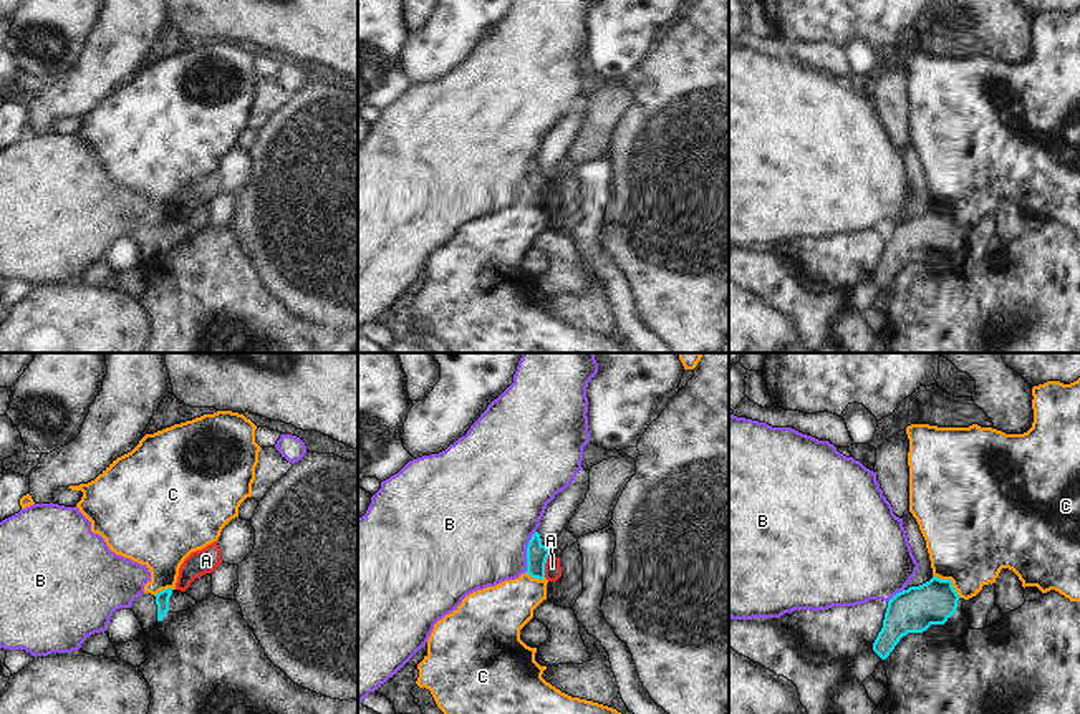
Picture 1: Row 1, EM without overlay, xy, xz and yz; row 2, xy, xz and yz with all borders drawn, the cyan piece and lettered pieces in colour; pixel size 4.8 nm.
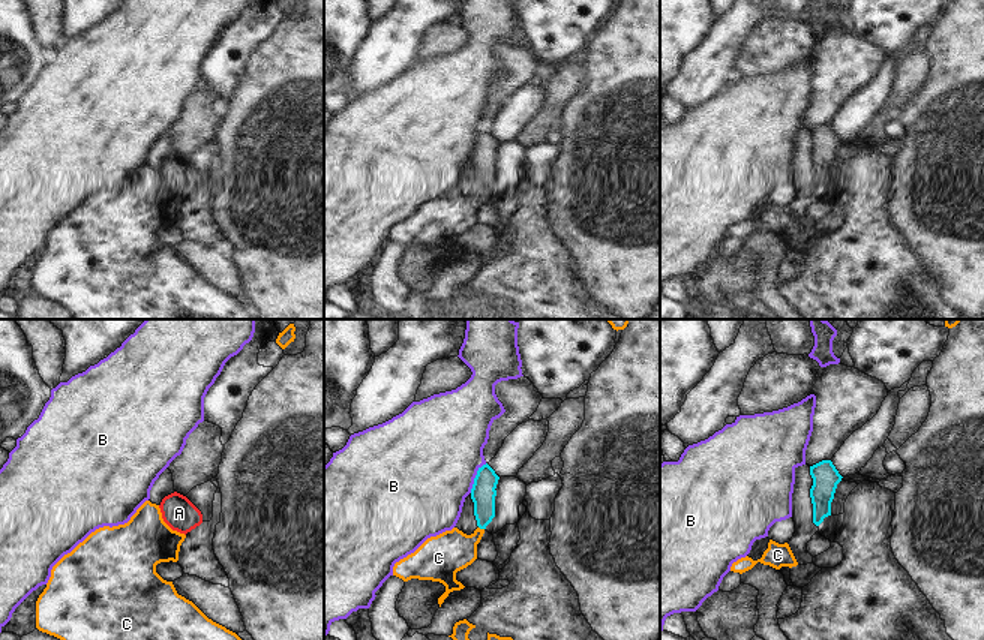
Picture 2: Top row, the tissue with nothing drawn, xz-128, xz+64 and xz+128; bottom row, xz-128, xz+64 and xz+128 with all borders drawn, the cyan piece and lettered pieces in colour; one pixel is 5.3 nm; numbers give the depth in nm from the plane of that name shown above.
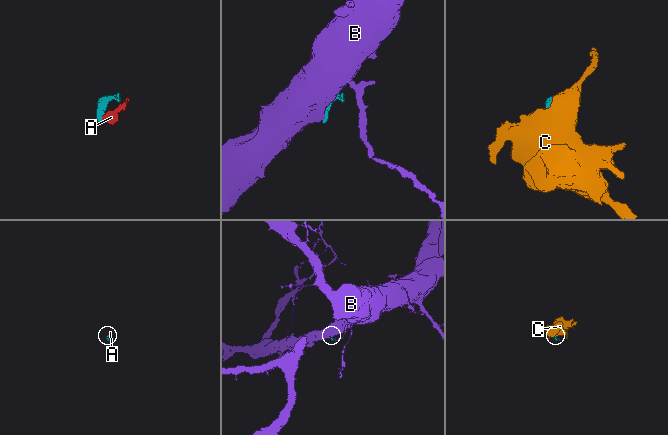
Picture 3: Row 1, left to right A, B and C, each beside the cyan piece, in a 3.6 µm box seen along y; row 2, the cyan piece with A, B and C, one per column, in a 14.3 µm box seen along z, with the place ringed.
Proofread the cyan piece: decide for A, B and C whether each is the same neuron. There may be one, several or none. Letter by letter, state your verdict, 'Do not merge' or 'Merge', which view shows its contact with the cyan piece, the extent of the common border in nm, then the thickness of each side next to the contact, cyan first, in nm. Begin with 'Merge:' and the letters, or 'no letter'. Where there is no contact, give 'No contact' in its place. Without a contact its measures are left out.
Merge: no letter
A: Do not merge. Touches cyan in xz. Shared border 120 nm. Thickness 110 nm (cyan) against 80 nm
B: Do not merge. Touches cyan in xz. Shared border 220 nm. Thickness 110 nm (cyan) against 480 nm
C: Do not merge. Touches cyan in yz. Shared border 170 nm. Thickness 220 nm (cyan) against 440 nm

